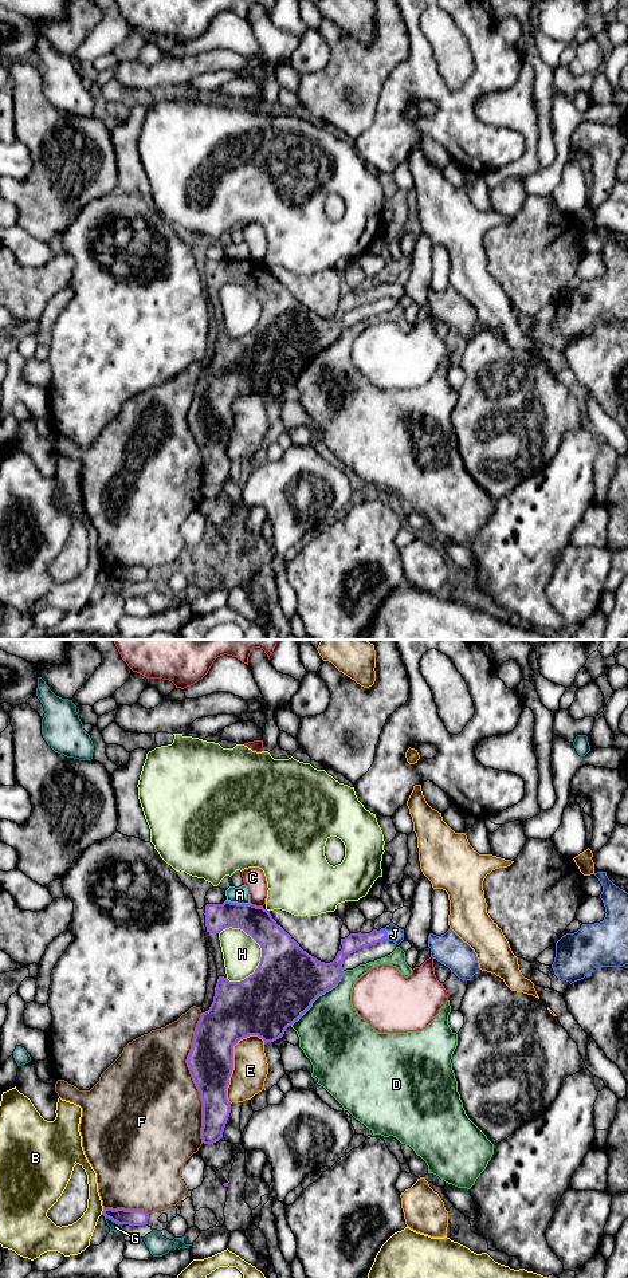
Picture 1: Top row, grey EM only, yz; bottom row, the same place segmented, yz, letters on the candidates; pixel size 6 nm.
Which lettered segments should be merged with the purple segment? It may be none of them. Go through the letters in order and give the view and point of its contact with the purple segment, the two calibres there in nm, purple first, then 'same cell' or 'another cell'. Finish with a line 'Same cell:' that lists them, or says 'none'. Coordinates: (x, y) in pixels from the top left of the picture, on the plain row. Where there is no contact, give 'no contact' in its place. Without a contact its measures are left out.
A: yz (236, 259) | 190/100 nm | another cell
B: yz (102, 567) | 100/180 nm | another cell
C: yz (255, 262) | 190/140 nm | another cell
D: yz (318, 352) | 400/400 nm | another cell
E: yz (232, 420) | 280/200 nm | another cell
F: yz (192, 432) | 280/500 nm | another cell
G: yz (112, 575) | 100/60 nm | another cell
H: yz (258, 299) | 360/220 nm | another cell
J: yz (385, 291) | 100/100 nm | same cell
Same cell: J

